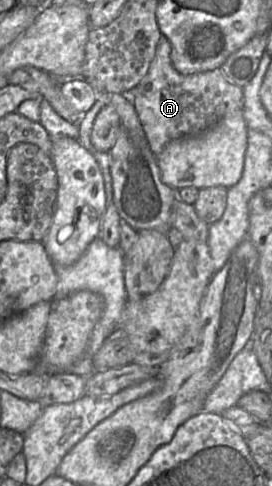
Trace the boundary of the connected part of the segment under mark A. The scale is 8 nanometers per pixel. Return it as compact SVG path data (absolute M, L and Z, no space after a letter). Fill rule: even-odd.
M162 35L146 75L130 92L120 93L129 95L143 126L146 140L155 156L159 155L170 141L184 136L201 134L216 125L226 114L243 110L244 107L243 89L231 83L220 68L193 74L182 74L174 68L170 54L171 44Z

